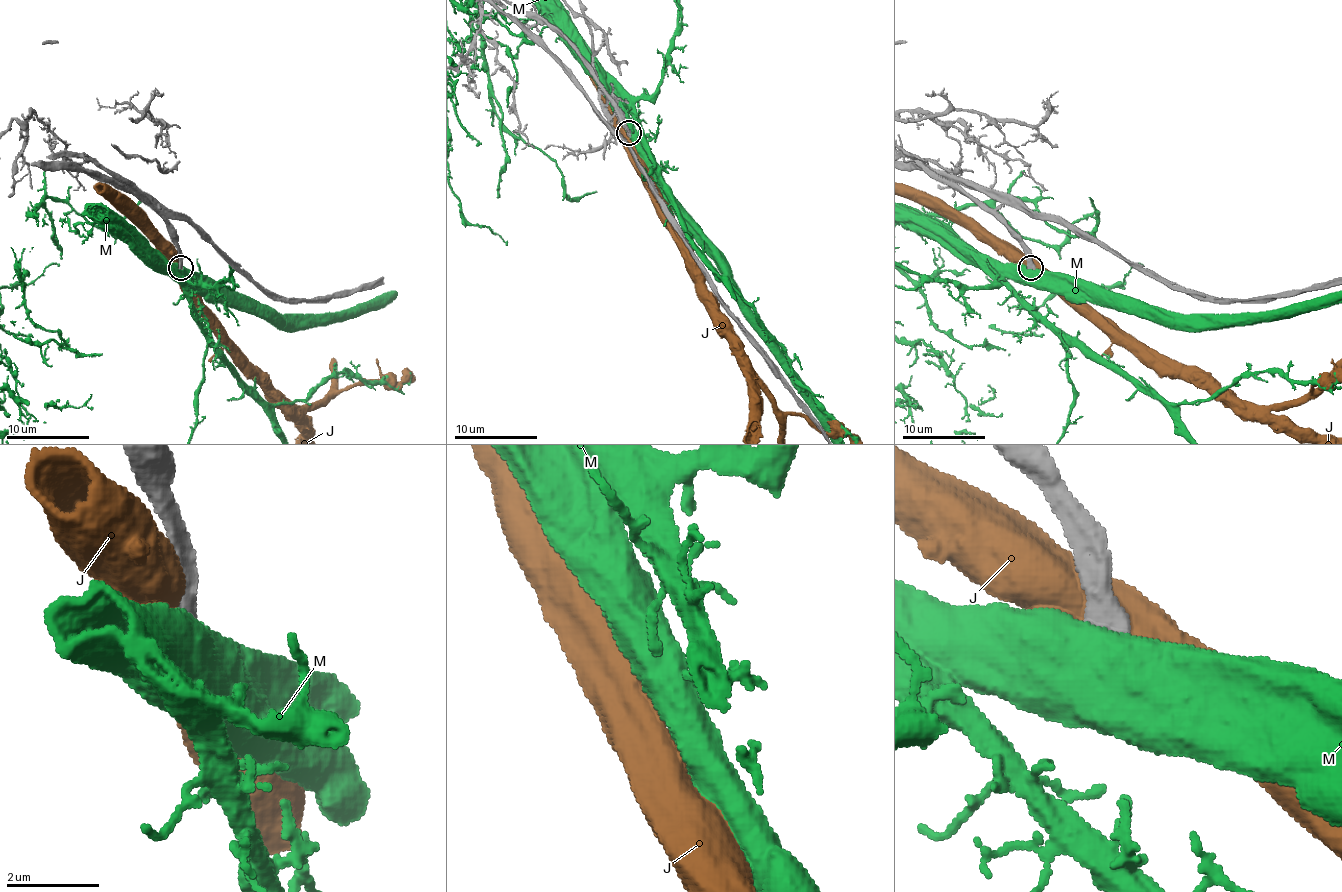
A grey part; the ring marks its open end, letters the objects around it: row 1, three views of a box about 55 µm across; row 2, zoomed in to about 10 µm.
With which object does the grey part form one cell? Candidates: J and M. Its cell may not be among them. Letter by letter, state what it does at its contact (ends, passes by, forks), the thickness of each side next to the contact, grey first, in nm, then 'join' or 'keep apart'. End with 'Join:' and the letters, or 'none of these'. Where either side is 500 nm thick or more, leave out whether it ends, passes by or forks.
J: calibres 550 and 750 nm; keep apart
M: calibres 460 and 750 nm; keep apart
Join: none of these

